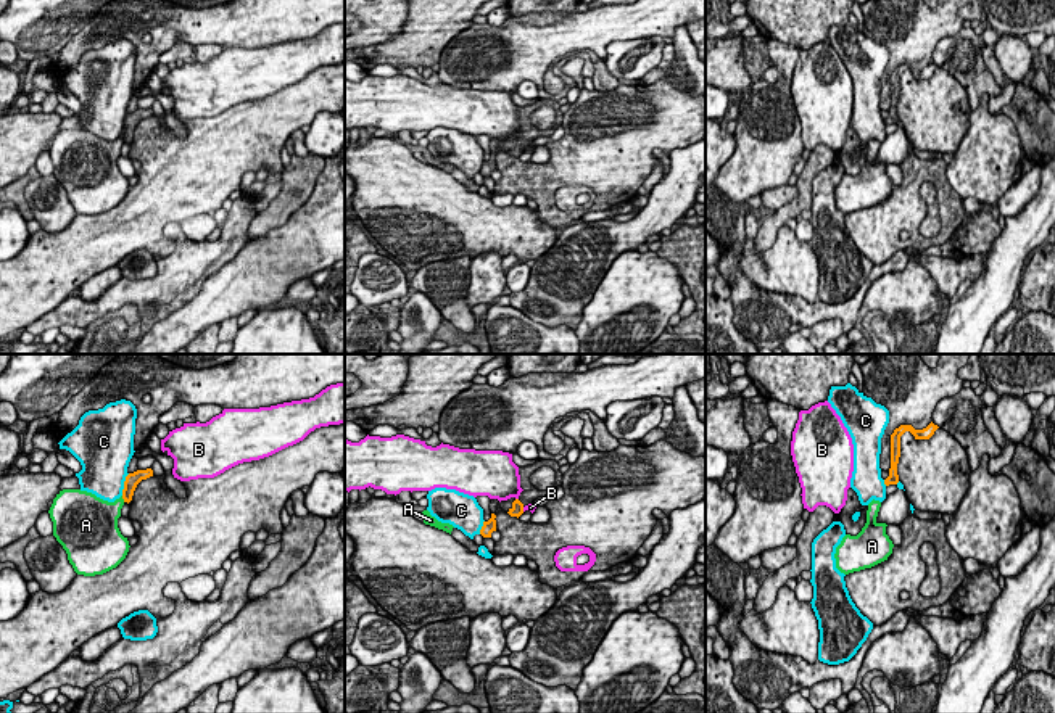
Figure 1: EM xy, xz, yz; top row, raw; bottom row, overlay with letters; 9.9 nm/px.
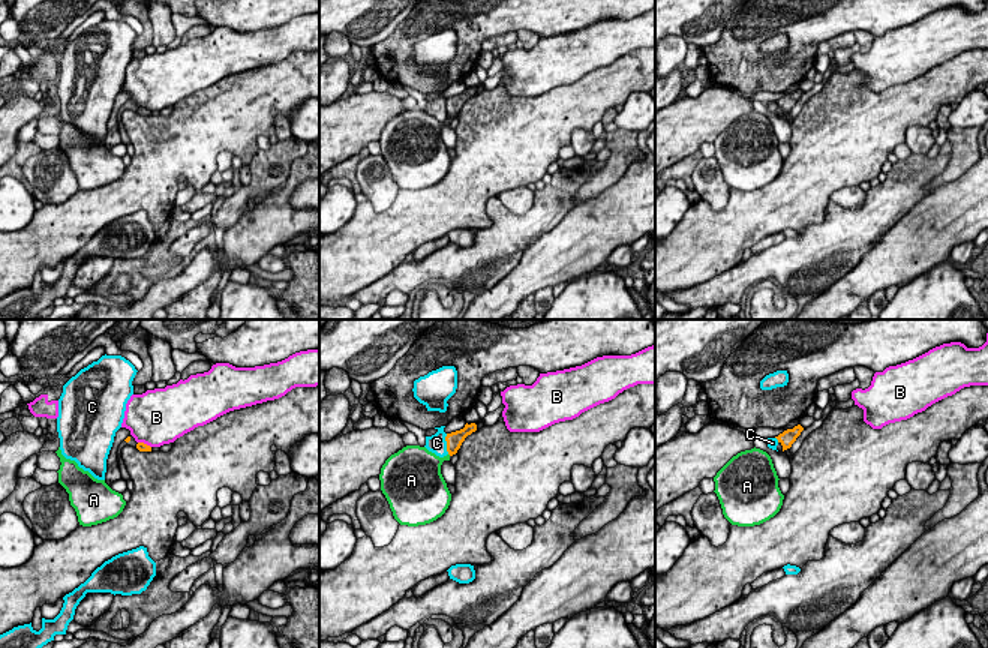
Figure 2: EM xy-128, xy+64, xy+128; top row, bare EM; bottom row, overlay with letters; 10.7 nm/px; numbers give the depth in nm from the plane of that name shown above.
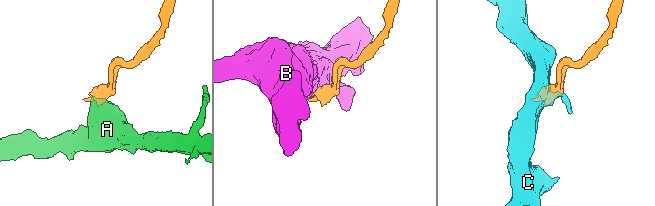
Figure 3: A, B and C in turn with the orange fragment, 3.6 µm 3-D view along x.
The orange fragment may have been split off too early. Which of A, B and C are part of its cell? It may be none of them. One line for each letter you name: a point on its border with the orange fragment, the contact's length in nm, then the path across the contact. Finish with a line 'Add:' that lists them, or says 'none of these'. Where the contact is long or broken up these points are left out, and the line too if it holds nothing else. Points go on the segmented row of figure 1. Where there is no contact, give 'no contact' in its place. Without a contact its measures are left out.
Add: none of these

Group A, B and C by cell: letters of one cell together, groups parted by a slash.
A / B / C

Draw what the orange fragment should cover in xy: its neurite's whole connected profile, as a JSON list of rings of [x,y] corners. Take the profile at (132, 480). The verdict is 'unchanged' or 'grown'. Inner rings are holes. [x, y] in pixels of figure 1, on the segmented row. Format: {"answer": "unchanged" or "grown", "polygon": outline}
{"answer": "unchanged", "polygon": [[[147,468],[147,470],[137,470],[134,473],[129,473],[126,476],[126,481],[124,481],[124,489],[122,489],[122,499],[124,502],[130,502],[132,501],[132,496],[134,496],[134,491],[137,488],[137,484],[142,481],[142,480],[147,480],[153,476],[153,470],[151,468]]]}

